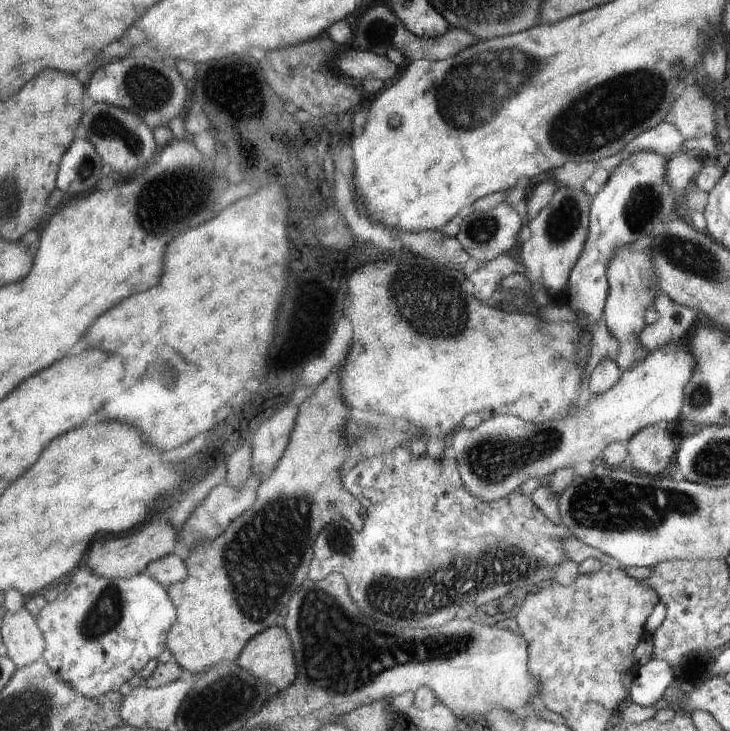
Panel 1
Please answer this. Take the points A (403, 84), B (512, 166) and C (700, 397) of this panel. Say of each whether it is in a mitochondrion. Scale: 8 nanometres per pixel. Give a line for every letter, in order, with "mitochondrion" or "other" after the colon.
A: other
B: other
C: mitochondrion

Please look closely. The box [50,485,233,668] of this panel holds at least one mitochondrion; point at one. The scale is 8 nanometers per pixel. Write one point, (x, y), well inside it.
(106, 613)

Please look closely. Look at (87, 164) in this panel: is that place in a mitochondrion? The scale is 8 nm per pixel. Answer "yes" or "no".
yes

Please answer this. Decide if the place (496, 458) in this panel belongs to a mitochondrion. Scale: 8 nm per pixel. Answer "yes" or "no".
yes

